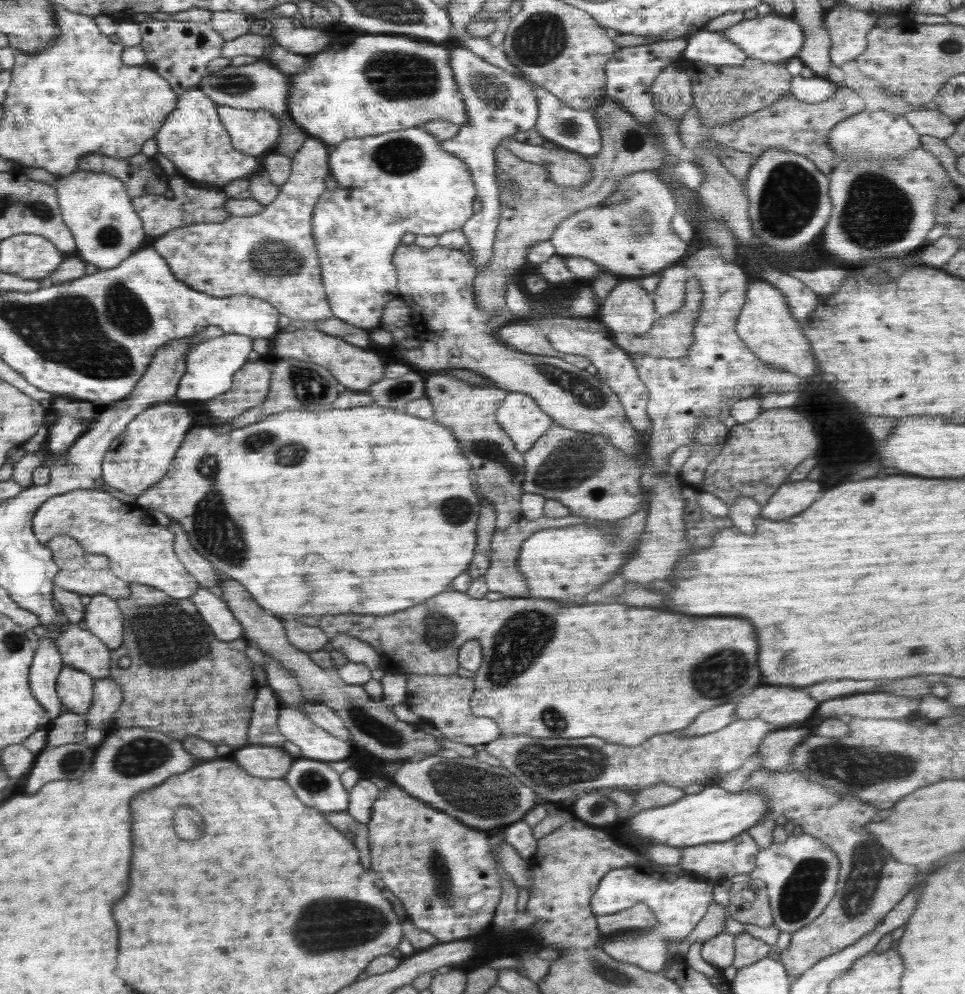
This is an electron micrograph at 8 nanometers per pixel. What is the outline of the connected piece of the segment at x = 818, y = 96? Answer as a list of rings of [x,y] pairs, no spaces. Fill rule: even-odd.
[[[795,76],[790,81],[790,95],[808,104],[829,99],[836,93],[836,89],[838,85],[822,76],[812,76],[812,78]]]

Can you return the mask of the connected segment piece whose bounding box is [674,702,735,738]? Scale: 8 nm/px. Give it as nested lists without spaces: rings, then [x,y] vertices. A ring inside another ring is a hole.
[[[734,702],[716,706],[715,708],[708,710],[708,712],[702,712],[694,722],[690,723],[690,726],[676,731],[674,735],[677,738],[683,738],[683,736],[702,737],[706,734],[718,732],[718,730],[728,726],[734,720],[734,712]]]

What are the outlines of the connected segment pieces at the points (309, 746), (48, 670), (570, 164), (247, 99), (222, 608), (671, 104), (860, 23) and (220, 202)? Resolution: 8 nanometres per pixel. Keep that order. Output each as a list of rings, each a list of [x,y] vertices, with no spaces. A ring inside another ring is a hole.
[[[283,705],[278,710],[279,732],[300,748],[301,756],[312,760],[338,762],[352,754],[354,746],[329,734],[304,712]]]
[[[50,637],[40,638],[37,654],[34,654],[30,674],[30,691],[34,699],[46,709],[49,722],[53,722],[64,711],[64,704],[57,695],[58,672],[62,669],[62,656],[56,642]]]
[[[513,135],[502,138],[501,144],[523,161],[544,165],[552,181],[567,190],[575,190],[592,177],[592,166],[588,166],[589,157],[584,154],[569,152],[557,146],[546,150],[543,145],[518,142]]]
[[[258,59],[255,63],[242,66],[228,65],[222,70],[206,73],[197,86],[214,104],[233,106],[241,109],[264,109],[277,119],[284,120],[288,115],[288,93],[292,75],[280,71],[273,63]]]
[[[199,585],[196,594],[192,594],[189,599],[218,640],[228,642],[243,638],[242,625],[221,597]]]
[[[668,65],[650,86],[650,94],[655,109],[666,117],[680,119],[692,105],[692,77],[682,65]]]
[[[846,4],[826,11],[823,21],[830,37],[830,60],[836,67],[860,56],[867,47],[868,31],[877,26],[874,13]]]
[[[176,174],[169,178],[169,190],[174,193],[174,198],[168,199],[164,195],[144,195],[132,200],[134,211],[141,219],[146,234],[151,238],[158,238],[178,228],[201,224],[223,223],[230,214],[224,211],[223,205],[229,200],[229,196],[222,190],[208,190],[194,187],[188,179]]]

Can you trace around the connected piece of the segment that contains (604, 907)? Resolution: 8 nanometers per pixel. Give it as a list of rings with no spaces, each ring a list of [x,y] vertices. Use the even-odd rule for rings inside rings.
[[[628,866],[608,871],[590,898],[590,909],[594,914],[615,913],[634,906],[636,902],[646,902],[658,921],[651,927],[640,930],[642,931],[640,937],[602,944],[603,952],[618,961],[632,963],[652,972],[660,972],[664,964],[674,956],[671,955],[670,944],[674,942],[677,946],[683,946],[682,940],[694,930],[694,926],[706,914],[706,909],[713,899],[713,886],[714,884],[702,880],[688,882],[682,876],[668,881],[663,873],[651,870],[649,866]]]

